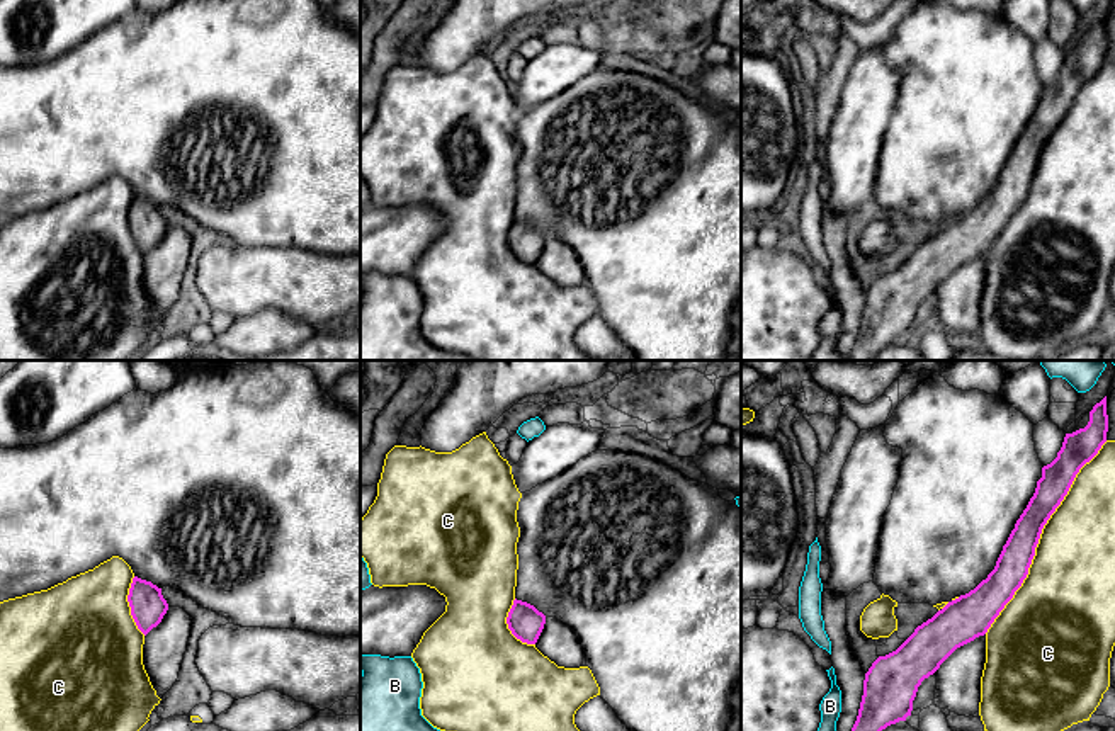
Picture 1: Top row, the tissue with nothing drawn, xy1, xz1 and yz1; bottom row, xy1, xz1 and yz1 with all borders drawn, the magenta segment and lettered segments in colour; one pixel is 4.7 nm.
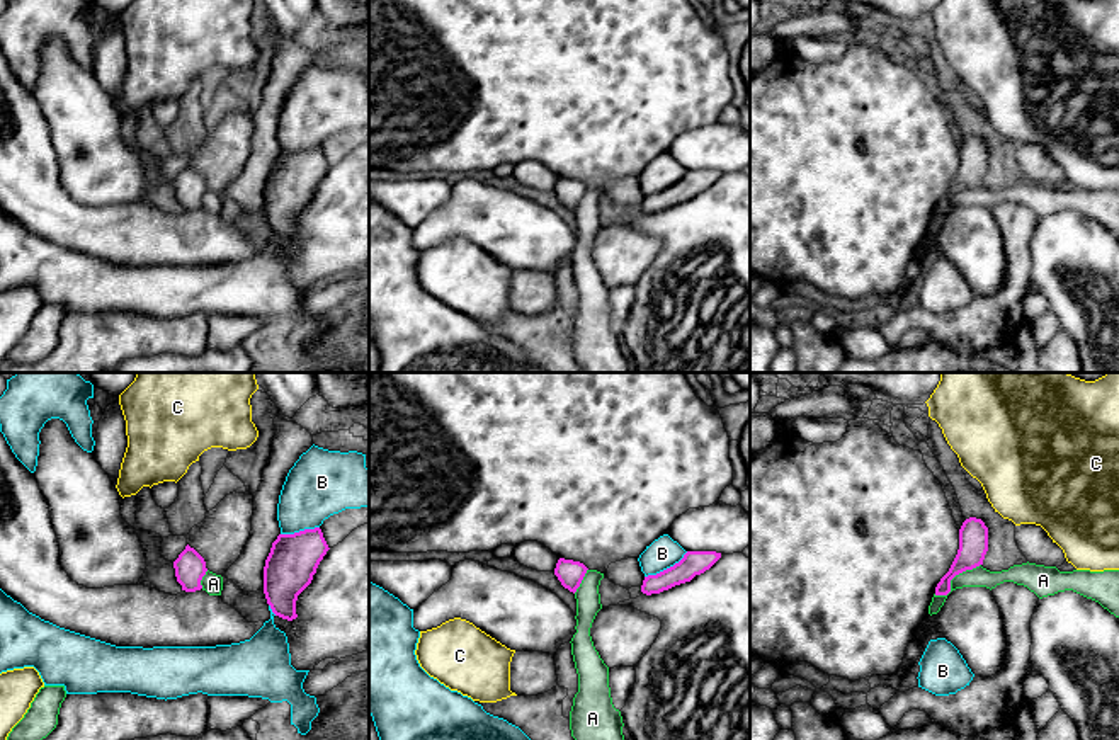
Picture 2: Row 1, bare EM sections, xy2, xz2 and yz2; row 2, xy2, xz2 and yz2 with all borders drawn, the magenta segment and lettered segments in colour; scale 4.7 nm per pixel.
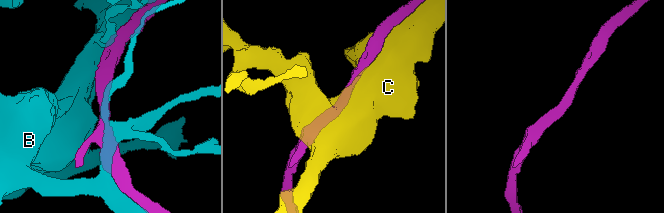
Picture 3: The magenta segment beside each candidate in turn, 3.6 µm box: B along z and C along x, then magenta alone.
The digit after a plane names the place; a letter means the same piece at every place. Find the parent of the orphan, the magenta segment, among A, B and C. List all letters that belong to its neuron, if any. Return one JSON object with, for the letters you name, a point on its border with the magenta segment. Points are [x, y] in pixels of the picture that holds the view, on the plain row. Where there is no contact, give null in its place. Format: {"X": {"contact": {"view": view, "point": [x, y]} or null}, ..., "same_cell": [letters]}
{"same_cell": []}

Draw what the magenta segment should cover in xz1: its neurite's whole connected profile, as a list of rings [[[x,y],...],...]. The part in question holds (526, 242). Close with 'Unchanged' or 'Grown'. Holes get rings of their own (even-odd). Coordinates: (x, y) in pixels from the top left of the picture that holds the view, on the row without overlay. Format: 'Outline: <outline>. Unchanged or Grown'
Outline: [[[515,218],[507,243],[517,258],[534,264],[558,286],[586,286],[586,274],[576,253],[561,240],[546,236],[534,224]]]. Grown

